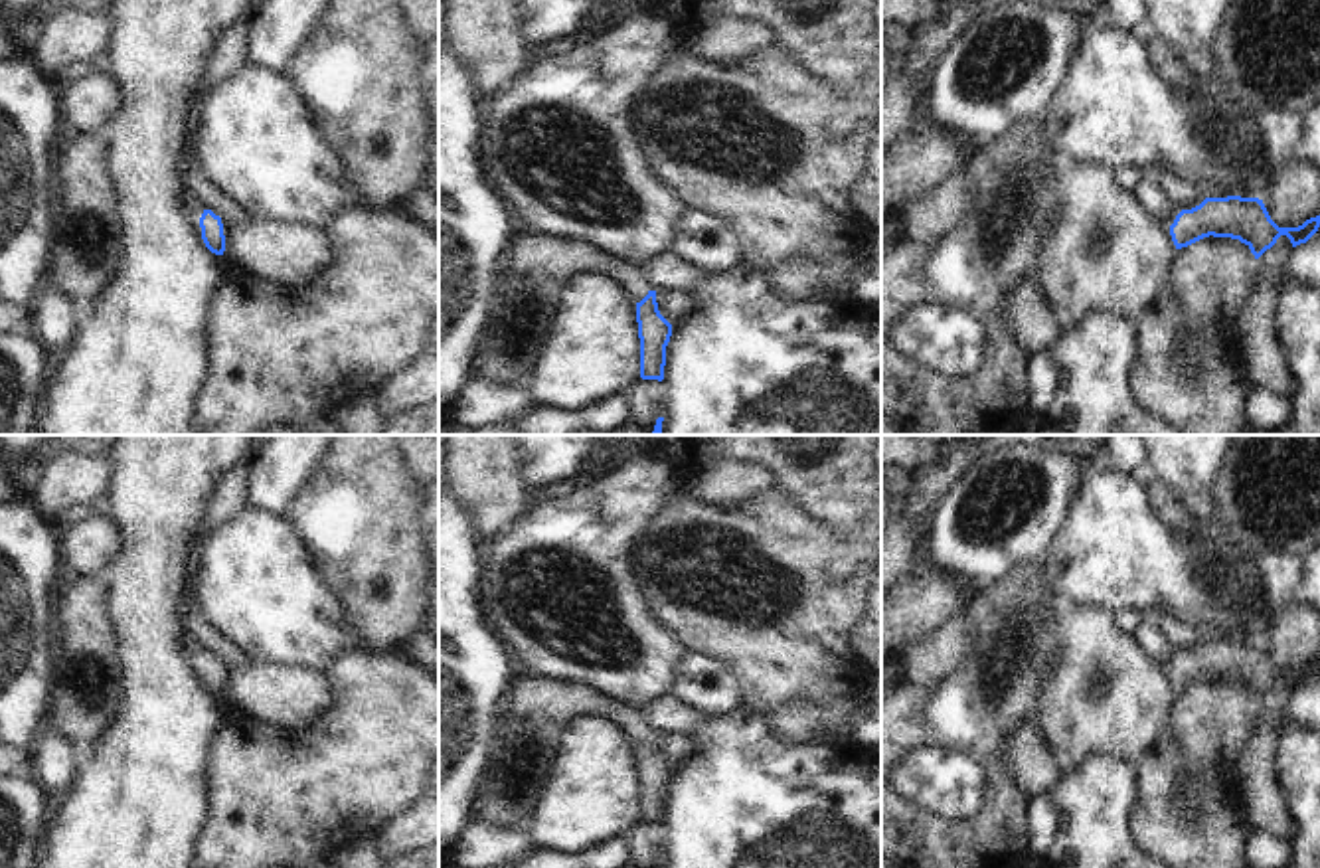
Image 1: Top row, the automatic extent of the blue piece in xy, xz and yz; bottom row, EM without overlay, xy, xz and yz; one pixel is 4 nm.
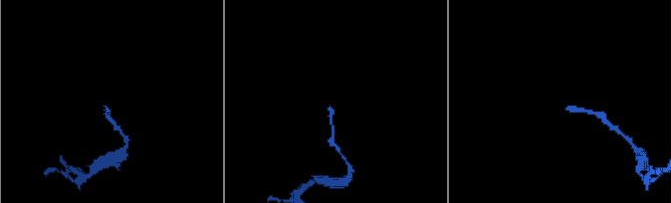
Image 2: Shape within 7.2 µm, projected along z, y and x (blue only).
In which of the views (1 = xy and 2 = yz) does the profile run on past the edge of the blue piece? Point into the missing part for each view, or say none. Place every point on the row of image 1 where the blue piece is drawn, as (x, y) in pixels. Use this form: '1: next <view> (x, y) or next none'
1: next xy (192, 208)
2: next none

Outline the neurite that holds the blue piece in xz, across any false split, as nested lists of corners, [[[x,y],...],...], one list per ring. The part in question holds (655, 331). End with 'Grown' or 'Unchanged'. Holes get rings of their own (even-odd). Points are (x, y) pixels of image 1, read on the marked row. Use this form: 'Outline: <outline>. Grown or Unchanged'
Outline: [[[518,229],[504,255],[498,303],[478,344],[480,378],[526,390],[561,291],[577,273],[605,275],[636,301],[640,378],[664,380],[672,324],[660,314],[656,291],[646,287],[640,267],[581,241],[543,237],[530,229]]]. Grown.

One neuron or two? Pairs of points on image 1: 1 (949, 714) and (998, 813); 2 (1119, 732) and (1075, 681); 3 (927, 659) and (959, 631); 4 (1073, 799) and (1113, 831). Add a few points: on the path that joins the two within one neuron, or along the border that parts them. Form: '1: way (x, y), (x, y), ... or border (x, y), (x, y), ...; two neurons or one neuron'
1: way (973, 738), (989, 754), (998, 789); one neuron
2: way (1105, 718), (1083, 700), (1083, 694); one neuron
3: way (935, 655), (951, 639); one neuron
4: way (1083, 803), (1103, 823); one neuron

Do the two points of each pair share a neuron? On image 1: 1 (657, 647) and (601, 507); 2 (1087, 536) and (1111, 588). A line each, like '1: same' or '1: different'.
1: same
2: same

